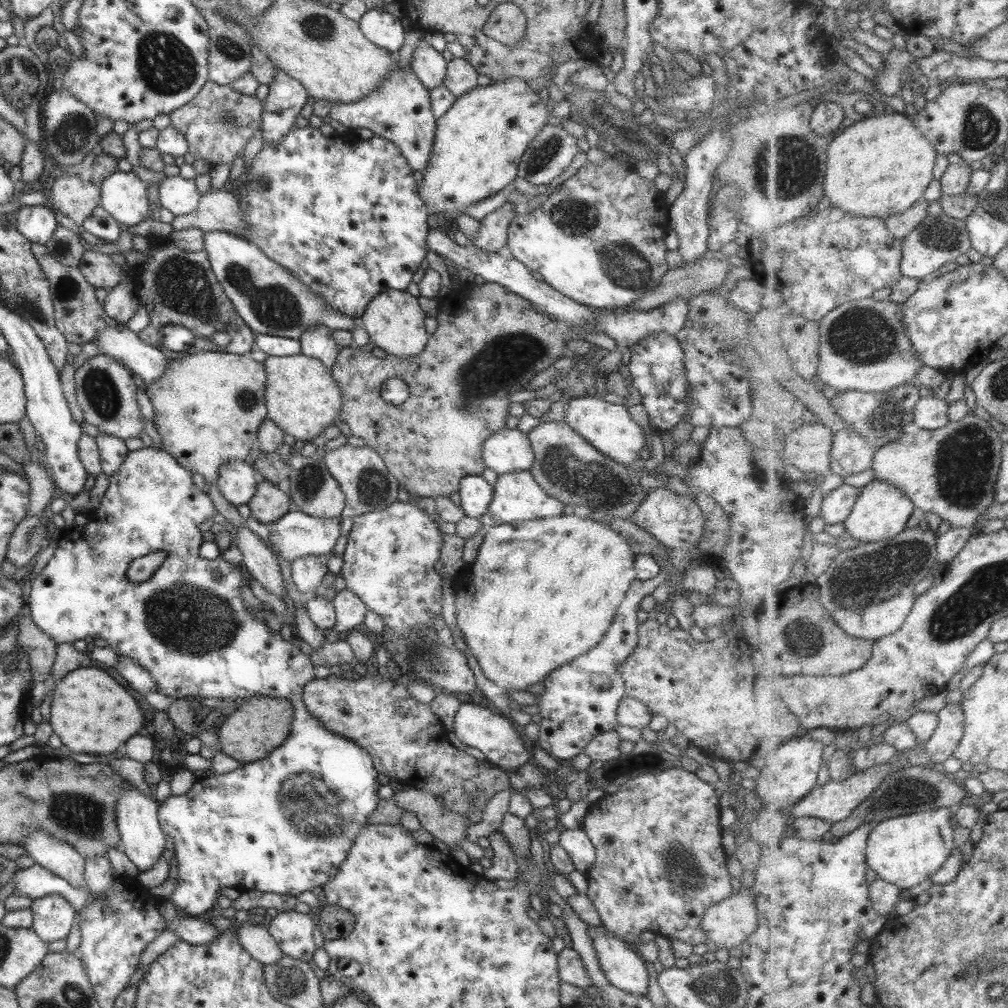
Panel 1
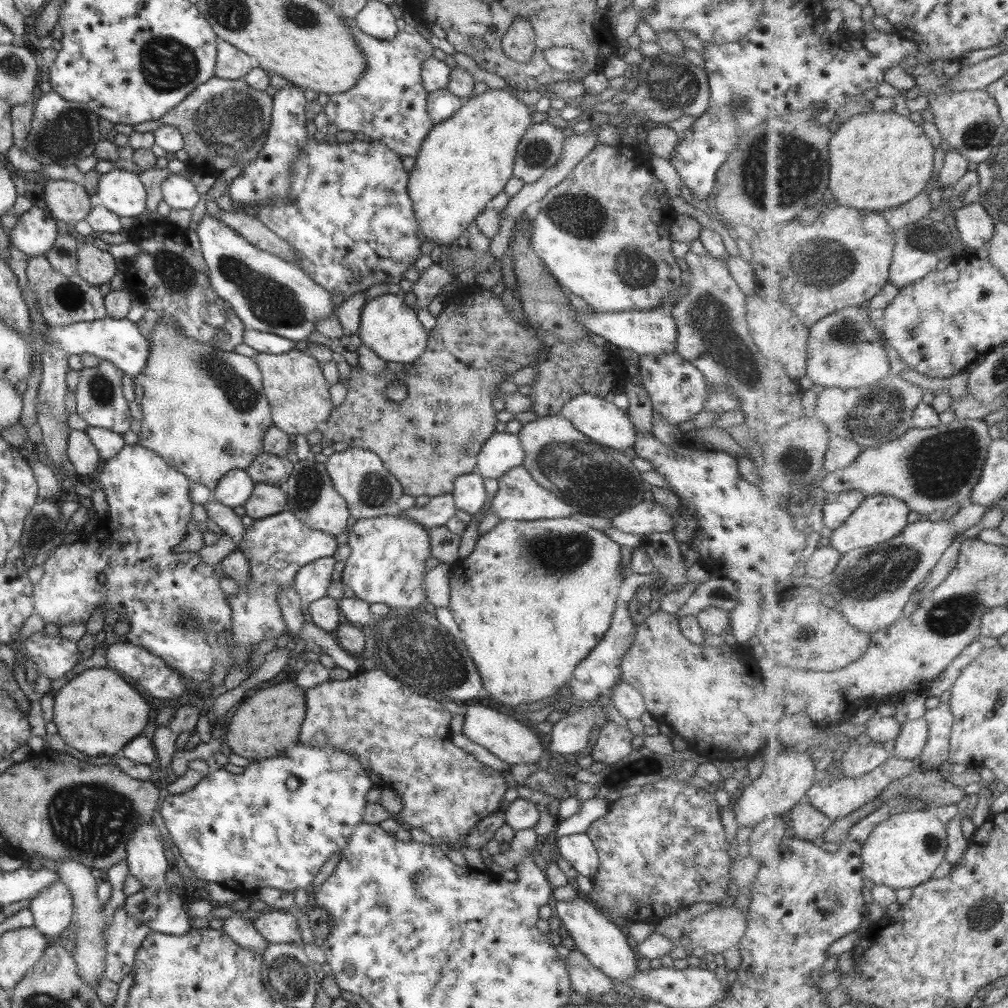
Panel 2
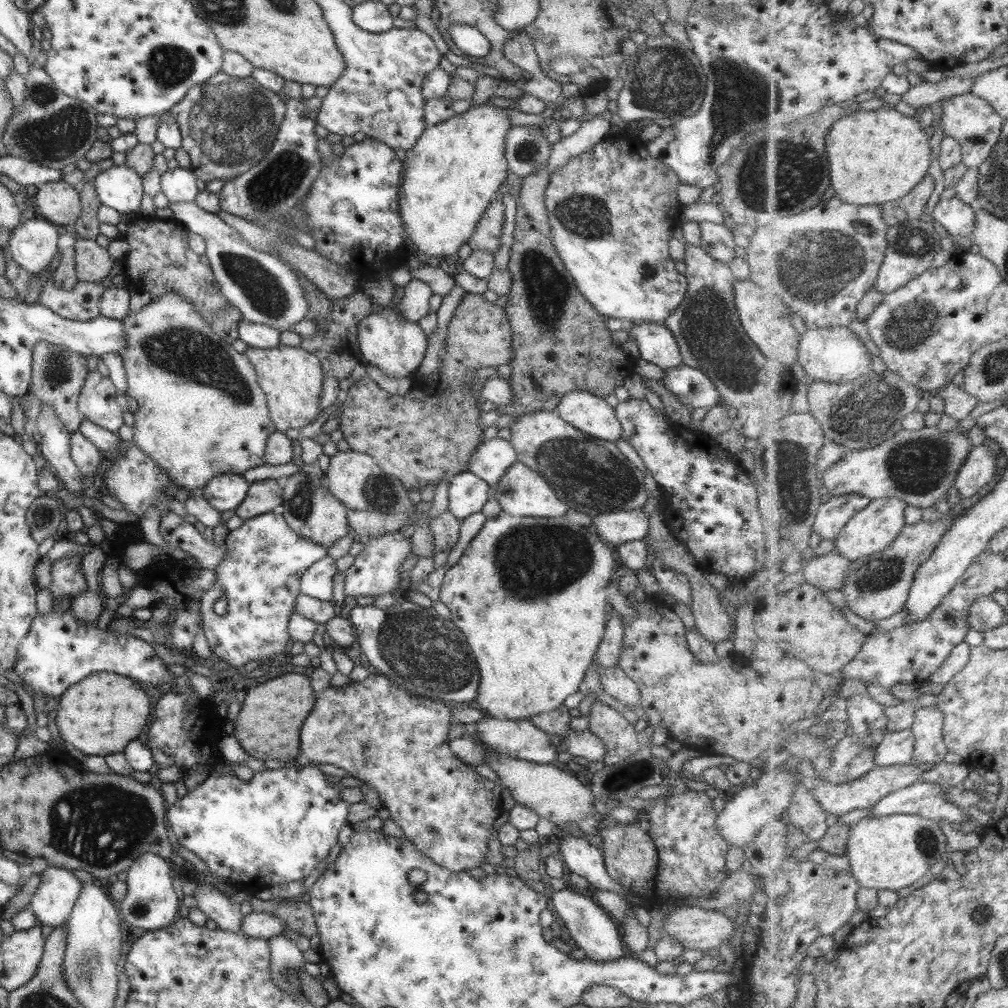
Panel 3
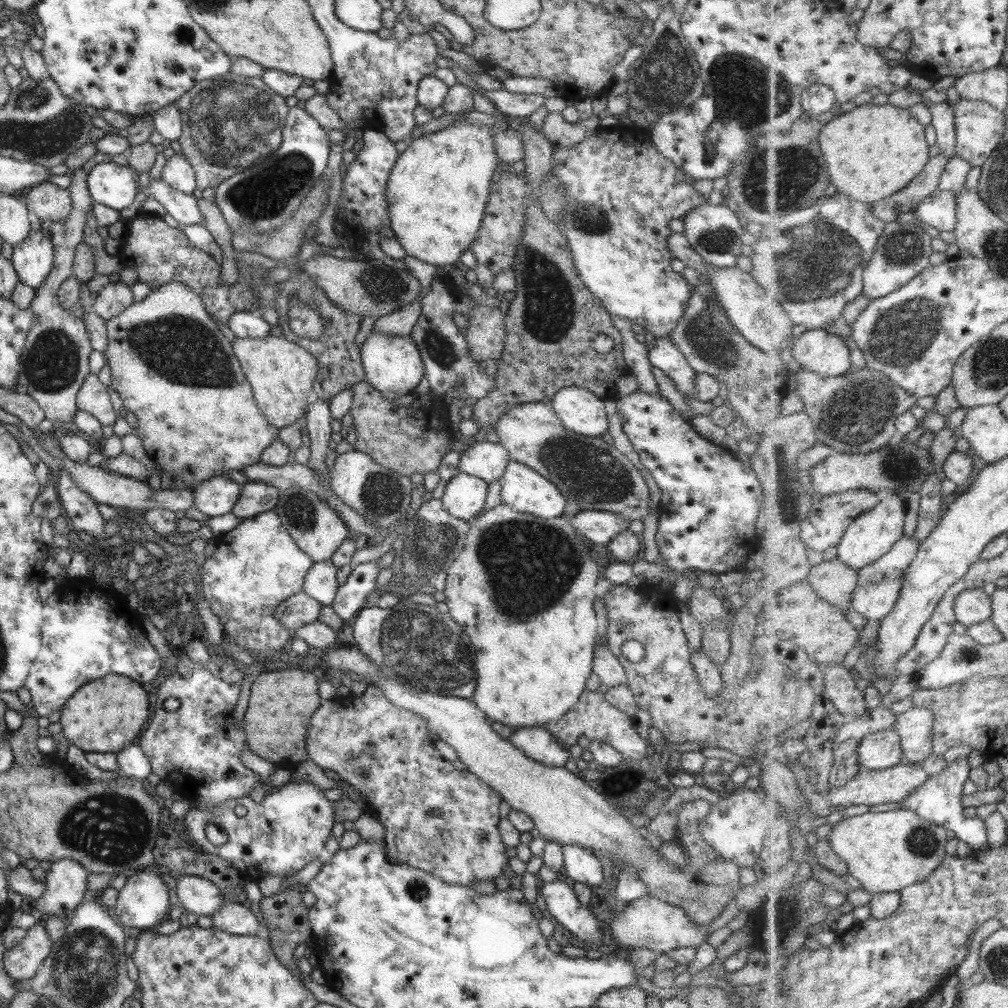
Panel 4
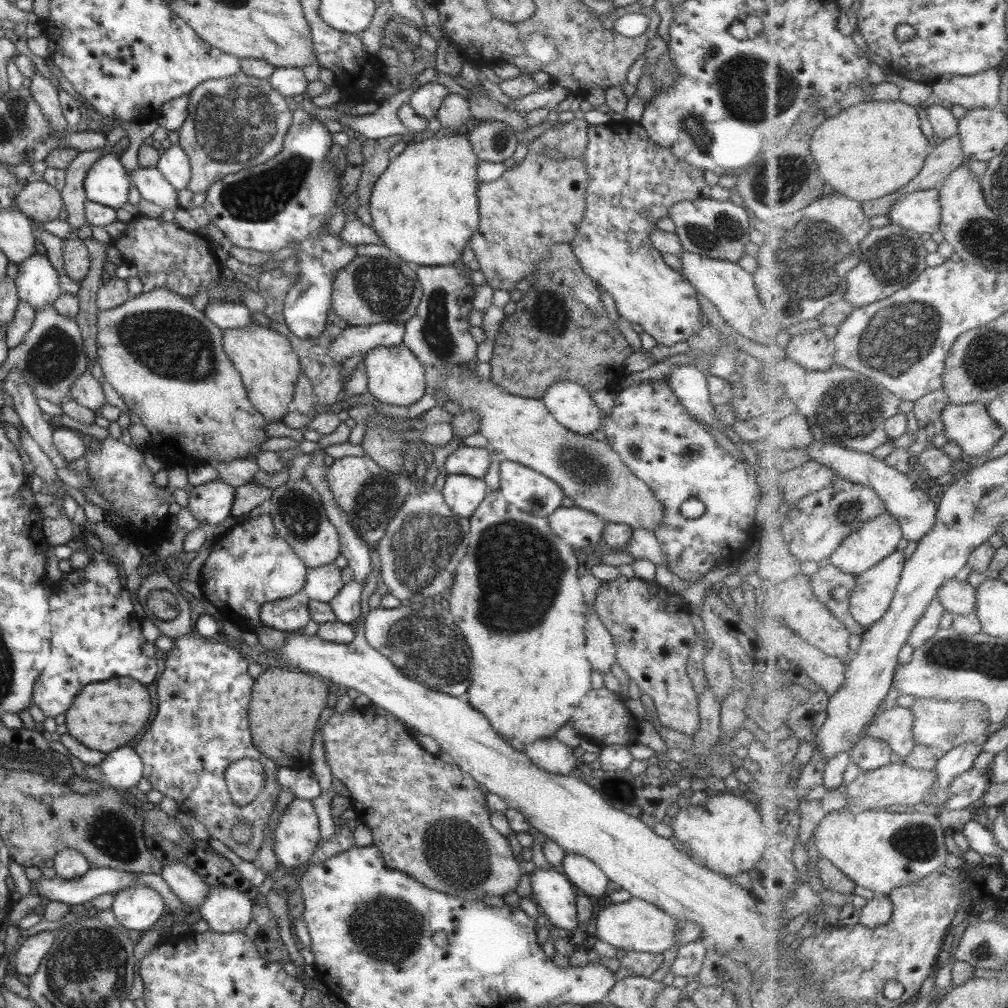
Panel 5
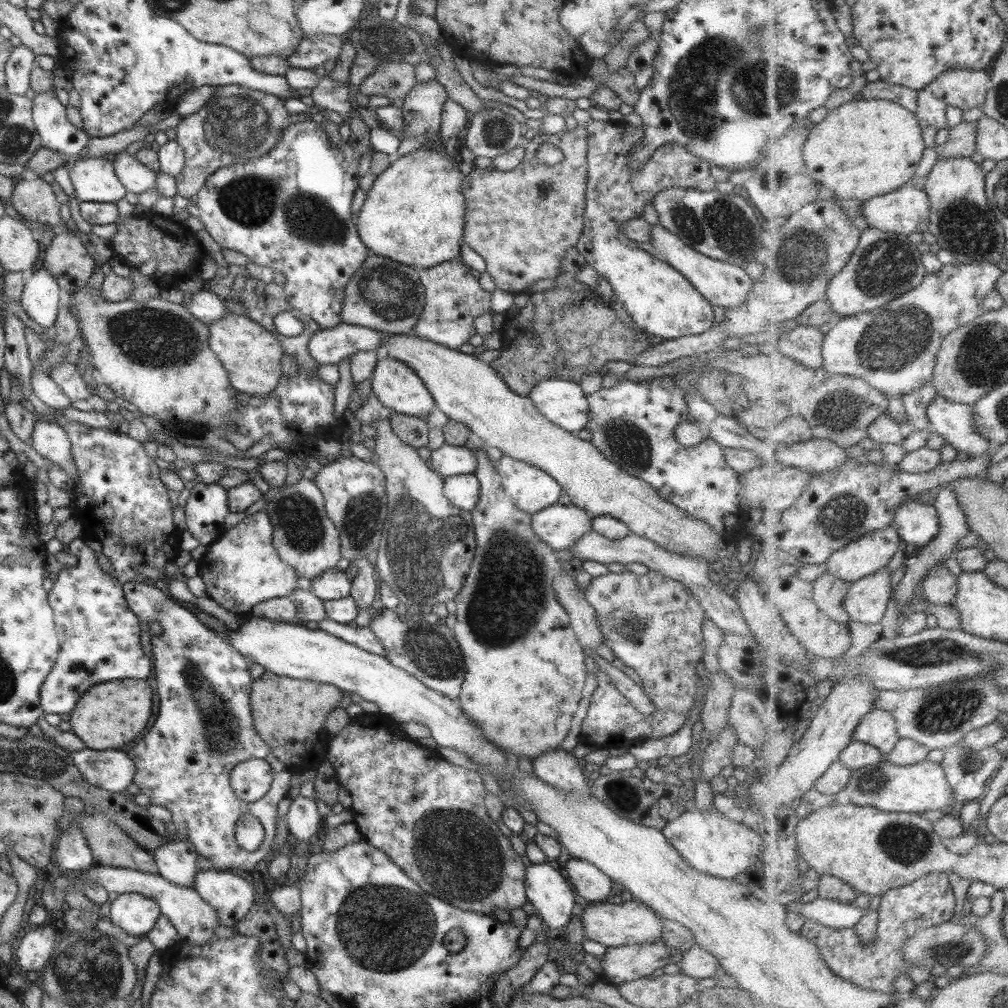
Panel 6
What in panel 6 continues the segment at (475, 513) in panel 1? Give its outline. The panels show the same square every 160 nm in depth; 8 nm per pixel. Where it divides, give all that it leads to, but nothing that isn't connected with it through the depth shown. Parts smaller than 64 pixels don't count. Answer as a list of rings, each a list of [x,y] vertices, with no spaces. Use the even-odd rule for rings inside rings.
[[[460,474],[444,478],[443,494],[459,510],[473,510],[478,499],[479,483],[474,474]]]

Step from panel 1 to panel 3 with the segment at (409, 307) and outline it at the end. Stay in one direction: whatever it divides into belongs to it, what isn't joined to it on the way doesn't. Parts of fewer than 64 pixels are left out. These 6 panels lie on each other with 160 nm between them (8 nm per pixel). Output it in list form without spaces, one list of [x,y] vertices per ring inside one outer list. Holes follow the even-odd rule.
[[[391,301],[386,307],[383,307],[381,311],[378,311],[377,307],[374,306],[374,310],[369,313],[369,316],[366,316],[357,323],[357,328],[357,344],[361,357],[367,366],[371,365],[371,367],[379,369],[385,376],[399,379],[408,377],[409,374],[415,372],[421,364],[421,360],[425,354],[427,338],[416,323],[409,322],[396,311],[396,303]]]

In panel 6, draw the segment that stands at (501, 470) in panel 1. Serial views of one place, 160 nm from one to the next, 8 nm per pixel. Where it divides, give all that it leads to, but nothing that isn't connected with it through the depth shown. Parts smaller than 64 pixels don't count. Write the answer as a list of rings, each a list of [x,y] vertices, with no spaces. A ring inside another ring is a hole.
[[[445,443],[430,452],[427,464],[442,479],[460,474],[473,474],[476,470],[476,458],[471,450]]]

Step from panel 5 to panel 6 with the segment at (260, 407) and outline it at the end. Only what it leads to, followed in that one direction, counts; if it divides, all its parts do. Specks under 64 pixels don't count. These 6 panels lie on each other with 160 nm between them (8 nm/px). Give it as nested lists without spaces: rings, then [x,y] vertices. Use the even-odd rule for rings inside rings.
[[[225,313],[215,322],[206,325],[206,338],[209,350],[217,356],[221,367],[225,369],[226,377],[231,388],[245,395],[268,395],[277,384],[281,372],[281,345],[260,324],[253,322],[246,315]]]

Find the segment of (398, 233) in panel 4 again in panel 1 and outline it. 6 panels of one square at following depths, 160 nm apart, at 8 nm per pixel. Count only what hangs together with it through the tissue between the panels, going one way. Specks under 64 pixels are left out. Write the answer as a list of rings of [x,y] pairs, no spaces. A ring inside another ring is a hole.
[[[514,77],[497,83],[491,82],[488,86],[476,86],[457,97],[449,111],[436,121],[429,160],[422,170],[421,182],[418,184],[417,194],[428,214],[433,214],[438,220],[442,219],[439,225],[443,229],[451,221],[464,217],[463,211],[467,206],[508,188],[516,177],[527,144],[547,125],[547,119],[551,115],[552,112],[546,108],[538,94],[529,90],[521,79]]]

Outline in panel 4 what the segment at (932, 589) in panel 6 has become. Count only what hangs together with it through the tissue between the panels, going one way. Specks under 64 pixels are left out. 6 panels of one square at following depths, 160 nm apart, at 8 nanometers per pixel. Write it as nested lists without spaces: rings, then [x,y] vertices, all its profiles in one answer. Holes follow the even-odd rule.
[[[981,588],[965,590],[957,596],[957,621],[966,628],[993,618],[993,602]]]

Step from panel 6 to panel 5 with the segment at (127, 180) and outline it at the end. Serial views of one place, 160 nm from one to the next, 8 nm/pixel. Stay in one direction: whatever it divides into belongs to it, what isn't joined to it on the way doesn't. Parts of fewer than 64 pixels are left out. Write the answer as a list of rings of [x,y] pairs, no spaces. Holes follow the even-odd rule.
[[[156,167],[135,168],[129,172],[129,175],[130,182],[139,192],[141,199],[160,206],[162,210],[171,210],[173,214],[180,210],[175,202],[176,190],[165,180]]]

